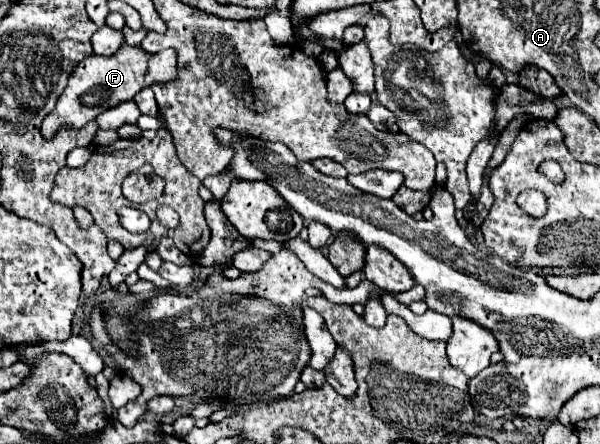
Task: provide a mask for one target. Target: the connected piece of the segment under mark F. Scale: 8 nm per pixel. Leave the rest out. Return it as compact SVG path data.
M124 43L110 57L92 55L90 59L78 63L74 73L70 75L70 83L66 85L62 99L58 99L58 107L42 123L42 135L50 139L50 135L54 135L54 131L58 131L58 127L66 123L82 127L88 121L96 119L102 111L116 107L118 103L132 101L134 95L140 93L142 89L152 87L154 83L174 81L176 77L178 77L178 53L174 49L164 49L162 53L150 55L142 47L130 47Z

